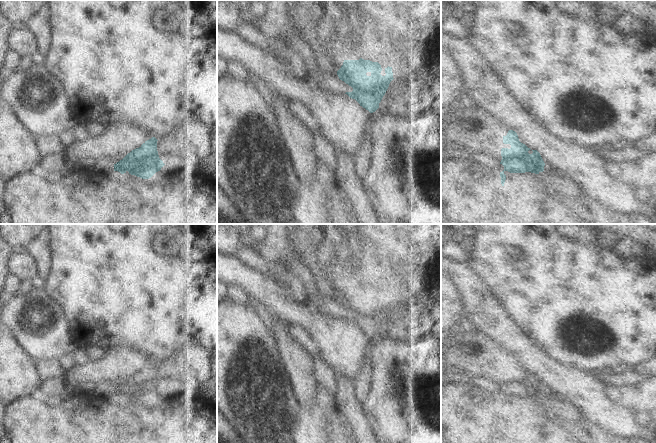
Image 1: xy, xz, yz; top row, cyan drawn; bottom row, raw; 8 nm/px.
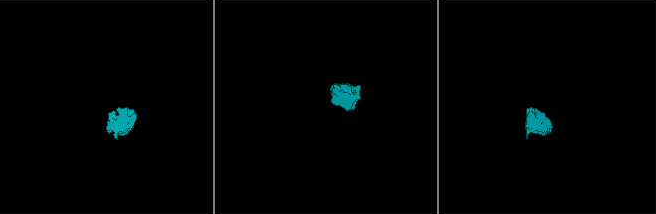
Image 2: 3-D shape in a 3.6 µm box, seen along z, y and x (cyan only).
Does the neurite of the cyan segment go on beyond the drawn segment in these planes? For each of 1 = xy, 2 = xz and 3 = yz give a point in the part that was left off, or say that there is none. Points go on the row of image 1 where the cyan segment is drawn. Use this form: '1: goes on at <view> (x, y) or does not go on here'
1: does not go on here
2: does not go on here
3: does not go on here

